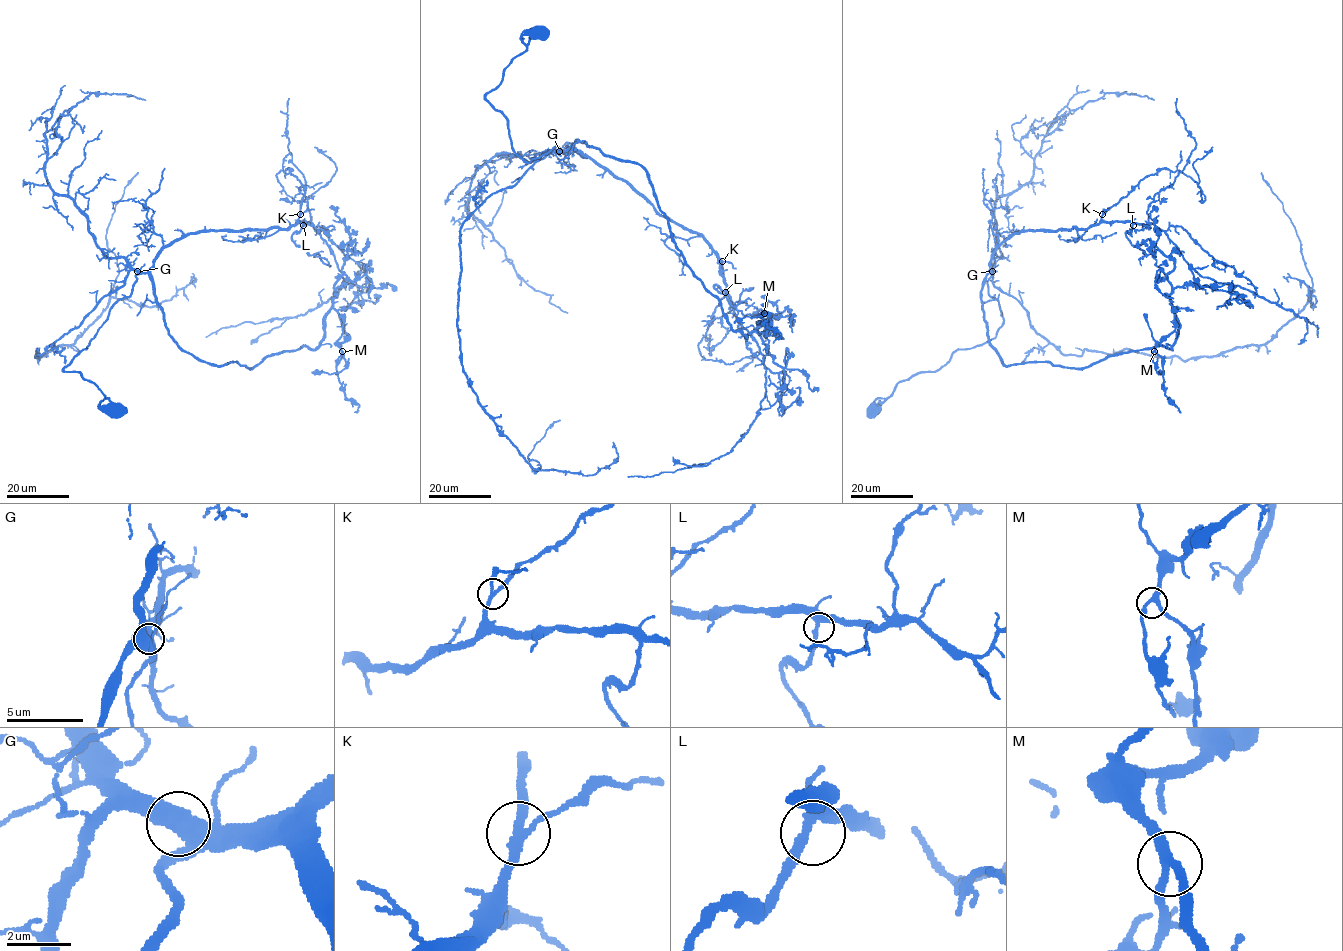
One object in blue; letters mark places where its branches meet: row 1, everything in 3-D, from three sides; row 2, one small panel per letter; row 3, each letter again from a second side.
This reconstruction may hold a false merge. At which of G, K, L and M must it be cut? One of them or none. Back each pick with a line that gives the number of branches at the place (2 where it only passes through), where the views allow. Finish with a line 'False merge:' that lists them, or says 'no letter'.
False merge: no letter

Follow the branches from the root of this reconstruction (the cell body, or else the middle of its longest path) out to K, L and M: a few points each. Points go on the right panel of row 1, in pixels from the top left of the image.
K: (872, 411), (901, 381), (995, 336), (1003, 318), (988, 293), (990, 259), (1009, 236), (1087, 229), (1102, 214)
L: (872, 411), (901, 381), (995, 336), (1003, 318), (988, 293), (990, 259), (1009, 236), (1133, 225)
M: (872, 411), (995, 336), (988, 273), (987, 336), (1005, 365), (1172, 349), (1173, 308), (1154, 351)

